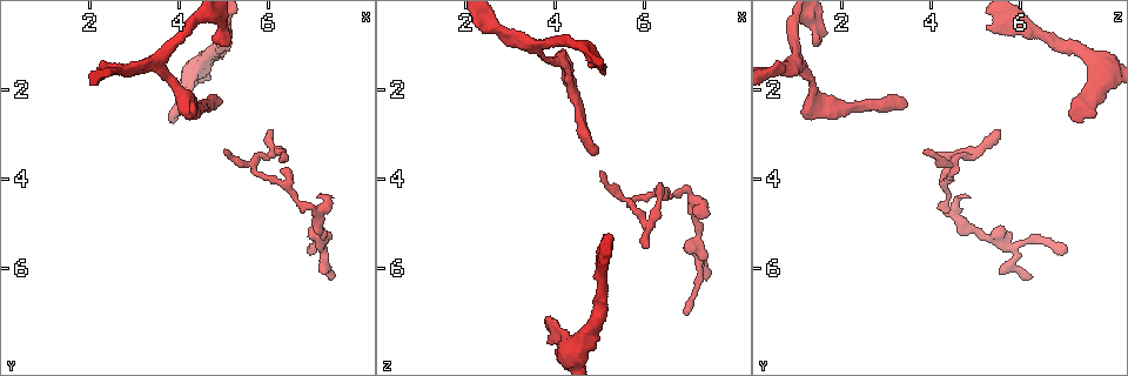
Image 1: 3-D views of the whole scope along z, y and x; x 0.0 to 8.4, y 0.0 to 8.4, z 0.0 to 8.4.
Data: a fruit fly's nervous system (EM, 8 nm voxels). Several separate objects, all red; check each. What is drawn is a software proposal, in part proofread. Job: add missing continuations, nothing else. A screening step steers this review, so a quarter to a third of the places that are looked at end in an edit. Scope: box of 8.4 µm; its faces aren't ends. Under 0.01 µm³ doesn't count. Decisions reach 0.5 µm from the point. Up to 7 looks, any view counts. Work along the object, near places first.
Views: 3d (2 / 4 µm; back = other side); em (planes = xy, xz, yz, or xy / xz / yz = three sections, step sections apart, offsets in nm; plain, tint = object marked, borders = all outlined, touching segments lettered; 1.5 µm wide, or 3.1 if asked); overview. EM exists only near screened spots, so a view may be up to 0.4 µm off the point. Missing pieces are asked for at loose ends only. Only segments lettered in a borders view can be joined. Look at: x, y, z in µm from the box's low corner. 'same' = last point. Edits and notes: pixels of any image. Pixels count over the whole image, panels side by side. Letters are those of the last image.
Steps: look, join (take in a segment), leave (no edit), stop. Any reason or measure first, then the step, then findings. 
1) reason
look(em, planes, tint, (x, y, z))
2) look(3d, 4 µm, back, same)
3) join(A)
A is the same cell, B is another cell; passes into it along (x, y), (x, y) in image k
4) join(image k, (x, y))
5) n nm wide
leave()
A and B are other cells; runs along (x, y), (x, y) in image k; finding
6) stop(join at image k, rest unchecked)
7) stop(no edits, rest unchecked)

branch stops here
look(em, planes, borders, (5.10, 0.65, 5.30))

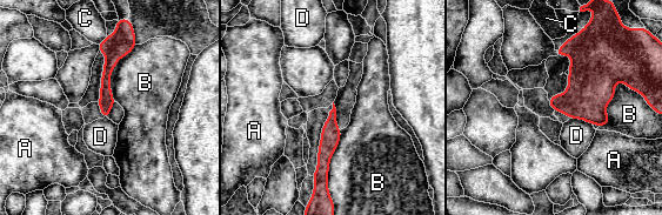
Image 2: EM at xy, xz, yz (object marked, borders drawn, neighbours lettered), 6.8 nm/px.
leave()
A, B, C and D are other cells; border along (639, 92), (617, 81), (599, 127) in image 2; none of them fits

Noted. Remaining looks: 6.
free end
look(em, planes, plain, (3.80, 2.70, 7.20))

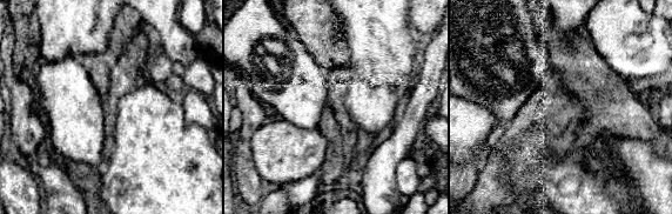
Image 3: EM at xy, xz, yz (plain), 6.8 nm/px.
look(em, planes, borders, same)

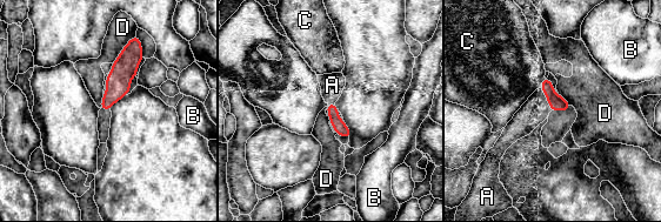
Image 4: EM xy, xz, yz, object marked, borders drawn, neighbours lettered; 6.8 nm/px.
D touches over 260 nm
join(A)
A is the same cell, B, C and D are other cells; the neuron continues

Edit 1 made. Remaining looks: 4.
free end
look(3d, 4 µm, (5.00, 3.45, 3.90))

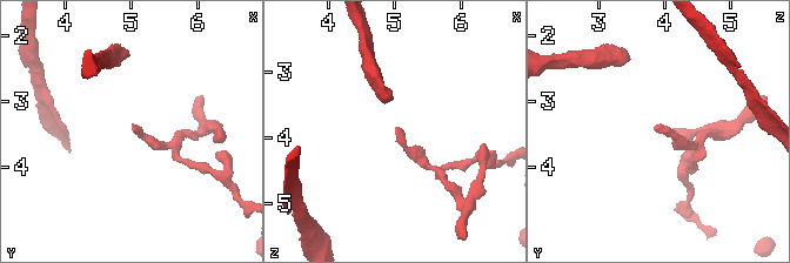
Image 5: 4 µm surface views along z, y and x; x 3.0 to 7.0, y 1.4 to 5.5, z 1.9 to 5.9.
now the EM
look(em, planes, borders, (5.00, 3.35, 3.85))

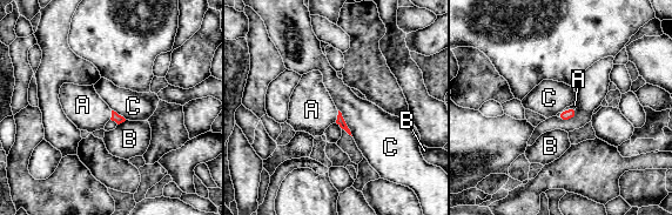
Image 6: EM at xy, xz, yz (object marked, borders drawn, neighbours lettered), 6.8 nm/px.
join(A)
A is the same cell, B and C are other cells; passes into it along (340, 120), (337, 116), (311, 109) in image 6; the neuron continues

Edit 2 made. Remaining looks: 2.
stop(join at image 4, join at image 6, rest unchecked)

